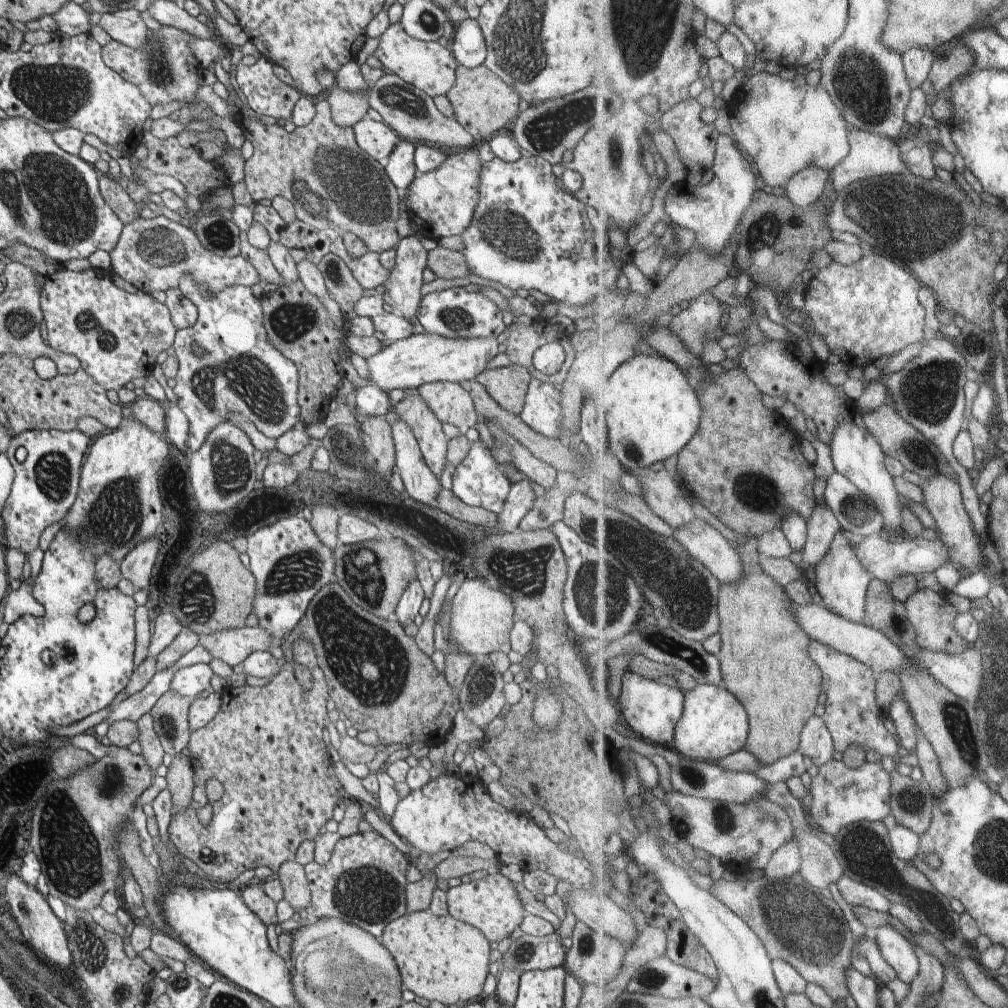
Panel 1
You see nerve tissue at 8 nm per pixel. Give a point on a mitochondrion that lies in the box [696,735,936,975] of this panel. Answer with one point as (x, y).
(796, 918)

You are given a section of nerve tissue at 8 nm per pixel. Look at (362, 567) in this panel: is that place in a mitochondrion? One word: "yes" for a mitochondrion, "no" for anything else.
yes

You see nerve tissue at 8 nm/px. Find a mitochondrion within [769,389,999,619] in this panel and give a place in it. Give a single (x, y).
(857, 509)

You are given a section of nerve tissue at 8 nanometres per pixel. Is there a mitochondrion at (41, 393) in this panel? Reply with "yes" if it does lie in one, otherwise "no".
no

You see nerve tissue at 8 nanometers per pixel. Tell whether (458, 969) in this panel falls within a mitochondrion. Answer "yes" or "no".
no

